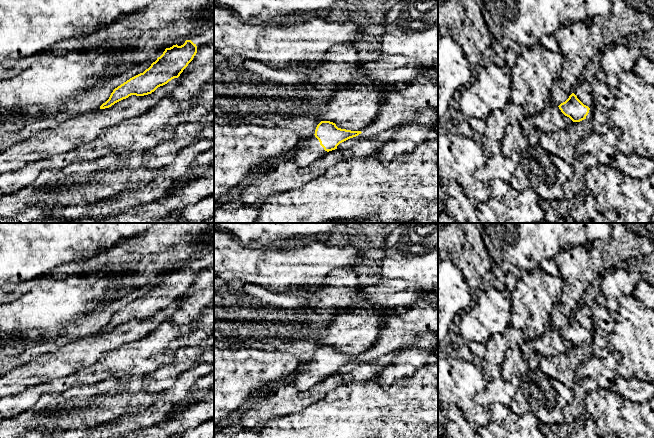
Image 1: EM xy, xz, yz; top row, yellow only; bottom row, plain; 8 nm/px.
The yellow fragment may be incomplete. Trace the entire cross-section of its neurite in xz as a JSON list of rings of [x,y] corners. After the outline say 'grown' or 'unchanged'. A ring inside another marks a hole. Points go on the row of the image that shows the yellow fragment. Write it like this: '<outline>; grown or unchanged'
[[[321,121],[313,134],[302,141],[302,146],[314,150],[317,153],[325,154],[337,149],[337,146],[353,137],[361,134],[361,131],[341,129],[330,121]]]; grown

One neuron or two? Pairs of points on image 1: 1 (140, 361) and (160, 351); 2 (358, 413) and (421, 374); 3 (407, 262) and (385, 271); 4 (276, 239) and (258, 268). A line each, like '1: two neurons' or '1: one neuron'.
1: one neuron
2: one neuron
3: one neuron
4: two neurons

